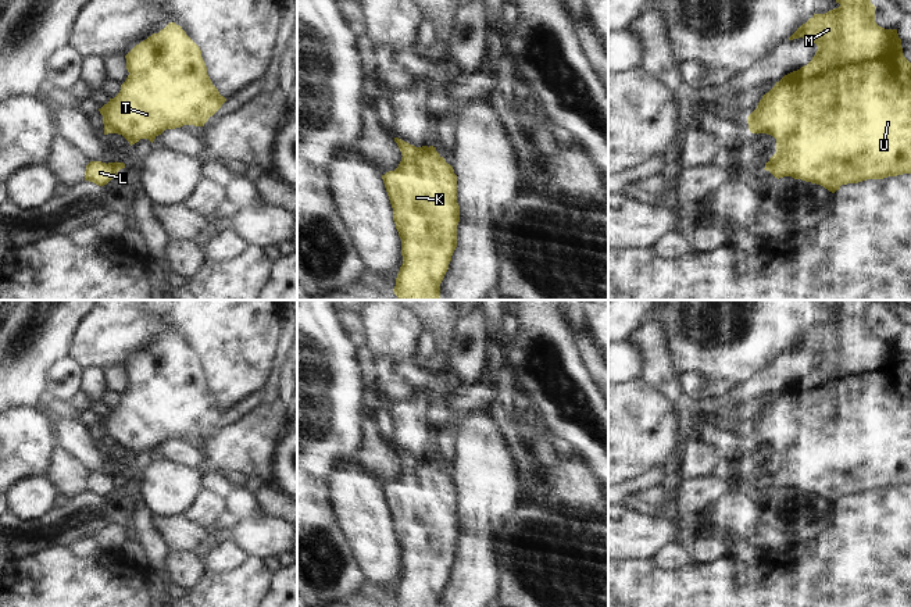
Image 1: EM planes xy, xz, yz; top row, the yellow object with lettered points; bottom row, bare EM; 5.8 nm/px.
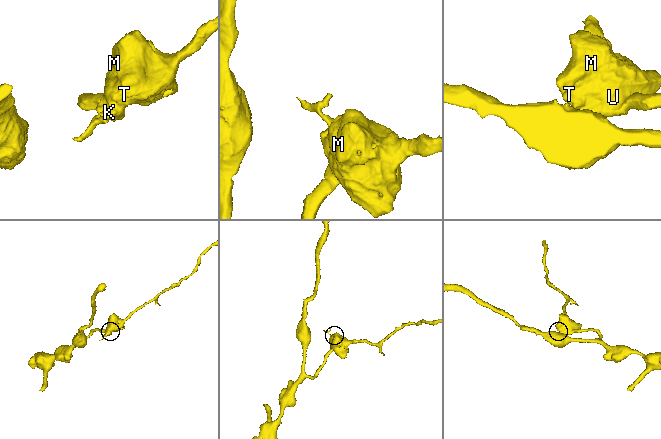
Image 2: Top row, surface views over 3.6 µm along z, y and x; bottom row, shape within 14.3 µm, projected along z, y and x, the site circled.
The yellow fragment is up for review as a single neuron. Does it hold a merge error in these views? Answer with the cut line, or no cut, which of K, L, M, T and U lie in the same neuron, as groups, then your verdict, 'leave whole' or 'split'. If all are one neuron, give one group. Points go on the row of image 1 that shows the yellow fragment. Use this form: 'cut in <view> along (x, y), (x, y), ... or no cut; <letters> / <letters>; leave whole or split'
no cut; K L M T U; leave whole

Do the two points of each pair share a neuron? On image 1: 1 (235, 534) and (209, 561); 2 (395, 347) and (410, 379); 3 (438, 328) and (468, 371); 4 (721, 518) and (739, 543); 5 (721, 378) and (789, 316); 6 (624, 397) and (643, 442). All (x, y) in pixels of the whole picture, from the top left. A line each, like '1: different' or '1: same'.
1: different
2: different
3: different
4: different
5: same
6: same

